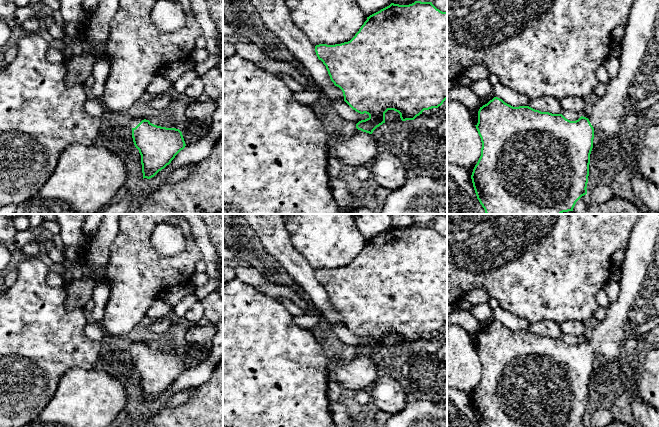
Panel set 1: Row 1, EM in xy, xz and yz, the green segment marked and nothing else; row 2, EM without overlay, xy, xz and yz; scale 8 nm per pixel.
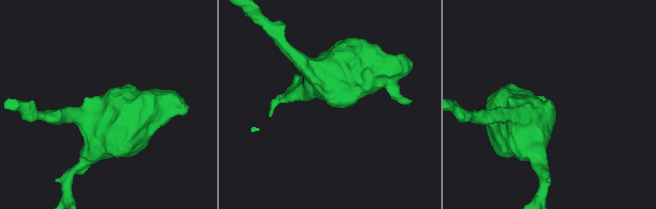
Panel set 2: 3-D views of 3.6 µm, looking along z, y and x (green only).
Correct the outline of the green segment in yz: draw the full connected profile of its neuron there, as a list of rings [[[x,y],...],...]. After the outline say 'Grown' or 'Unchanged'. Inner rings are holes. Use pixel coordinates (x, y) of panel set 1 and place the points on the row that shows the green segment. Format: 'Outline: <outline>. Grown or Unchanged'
Outline: [[[635,0],[629,13],[629,21],[625,25],[625,36],[621,42],[621,56],[619,57],[619,71],[617,77],[606,85],[606,94],[599,98],[592,107],[591,115],[586,118],[581,116],[576,121],[566,119],[562,114],[541,112],[529,106],[513,107],[502,99],[494,97],[487,104],[480,107],[478,111],[478,123],[475,125],[481,138],[481,156],[475,165],[471,179],[473,187],[480,204],[486,214],[562,214],[573,211],[576,202],[587,194],[587,183],[589,176],[590,154],[593,148],[594,131],[601,130],[605,133],[618,132],[623,125],[623,118],[629,113],[648,112],[650,108],[659,102],[659,0]]]. Grown

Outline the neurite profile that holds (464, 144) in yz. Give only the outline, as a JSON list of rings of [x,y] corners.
[[[462,102],[447,103],[447,162],[466,169],[471,176],[481,156],[482,142],[469,108]]]

